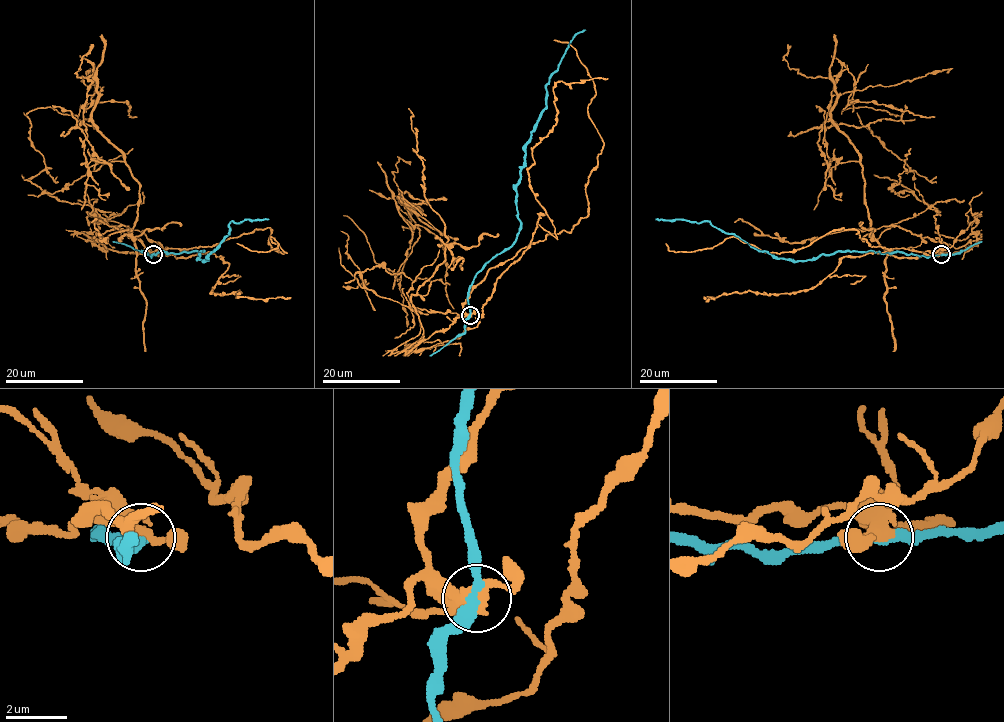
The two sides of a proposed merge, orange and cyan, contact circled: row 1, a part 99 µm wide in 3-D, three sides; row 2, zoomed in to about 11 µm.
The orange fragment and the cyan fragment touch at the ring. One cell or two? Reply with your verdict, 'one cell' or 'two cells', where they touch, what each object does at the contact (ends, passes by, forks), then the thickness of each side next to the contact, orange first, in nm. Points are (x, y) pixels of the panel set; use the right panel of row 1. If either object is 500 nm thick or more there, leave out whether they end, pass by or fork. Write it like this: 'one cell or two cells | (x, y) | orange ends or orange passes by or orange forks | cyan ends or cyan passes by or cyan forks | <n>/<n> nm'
two cells | (941, 254) | orange passes by | cyan passes by | 440/320 nm

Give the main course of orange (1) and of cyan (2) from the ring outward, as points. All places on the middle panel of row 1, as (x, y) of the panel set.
1: (470, 315), (422, 338), (411, 295), (456, 238), (420, 200), (395, 196), (412, 239), (395, 275), (343, 215)
2: (470, 315), (474, 276), (518, 231), (516, 184), (545, 107), (545, 85), (570, 41), (585, 29)

